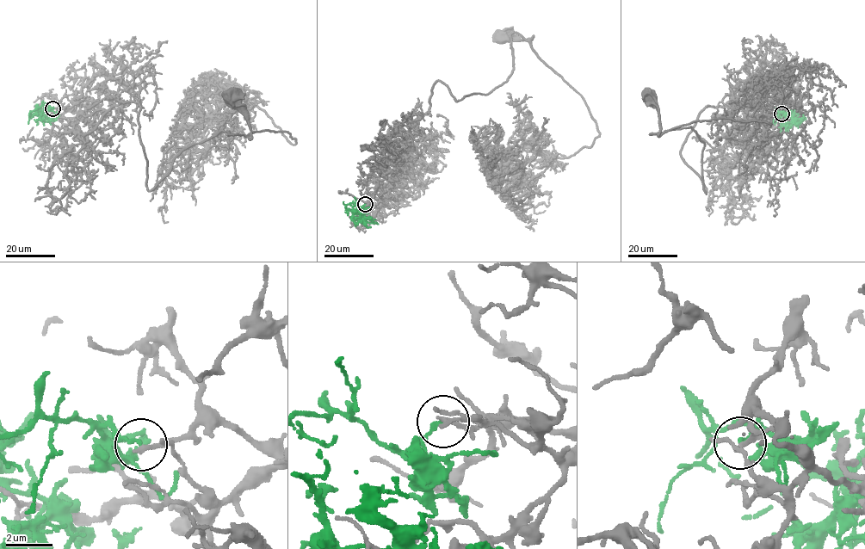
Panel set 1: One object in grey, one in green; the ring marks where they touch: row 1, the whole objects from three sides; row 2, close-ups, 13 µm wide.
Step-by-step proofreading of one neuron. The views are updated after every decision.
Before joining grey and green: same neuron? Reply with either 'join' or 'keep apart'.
keep apart

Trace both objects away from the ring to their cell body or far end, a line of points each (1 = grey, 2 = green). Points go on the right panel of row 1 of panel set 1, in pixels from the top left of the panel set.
1: (781, 114), (701, 112), (680, 157), (706, 193), (704, 143), (691, 127), (650, 134), (661, 133), (648, 97)
2: (781, 114), (783, 112), (777, 112), (777, 117), (783, 122), (791, 117), (802, 120), (803, 114)

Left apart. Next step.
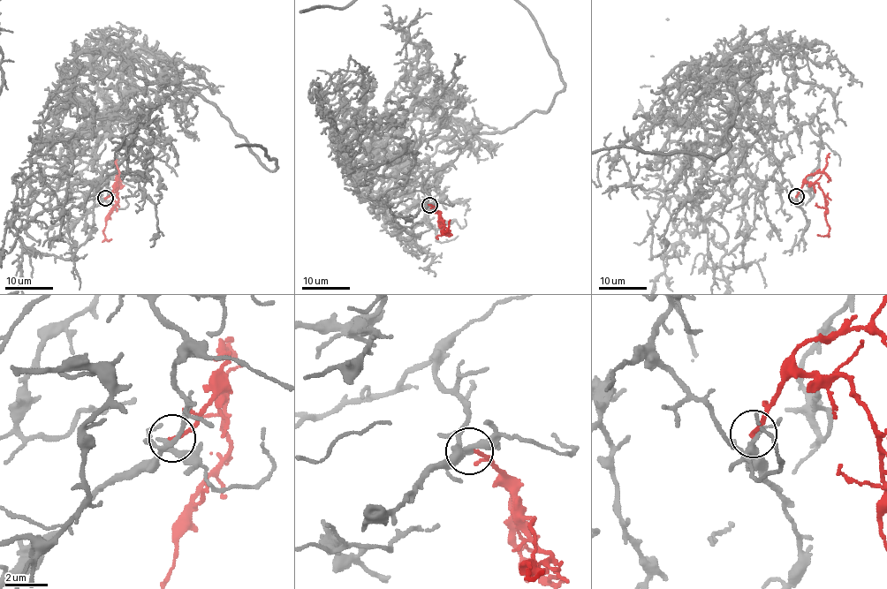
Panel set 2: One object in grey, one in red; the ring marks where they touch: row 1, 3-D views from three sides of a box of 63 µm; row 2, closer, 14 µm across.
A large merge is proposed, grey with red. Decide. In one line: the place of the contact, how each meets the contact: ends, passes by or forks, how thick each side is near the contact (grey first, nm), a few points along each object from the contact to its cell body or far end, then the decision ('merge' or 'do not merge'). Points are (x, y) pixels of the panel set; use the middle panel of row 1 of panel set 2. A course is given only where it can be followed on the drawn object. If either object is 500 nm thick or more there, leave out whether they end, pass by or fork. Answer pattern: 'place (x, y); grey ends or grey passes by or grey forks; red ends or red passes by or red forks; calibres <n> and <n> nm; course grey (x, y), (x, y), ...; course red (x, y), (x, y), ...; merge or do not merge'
place (429, 205); grey forks; red ends; calibres 190 and 190 nm; course grey (429, 205), (420, 185), (391, 194), (424, 140), (506, 132), (564, 81); course red (429, 205), (433, 206), (440, 222), (448, 229), (443, 230), (443, 234), (450, 219); do not merge

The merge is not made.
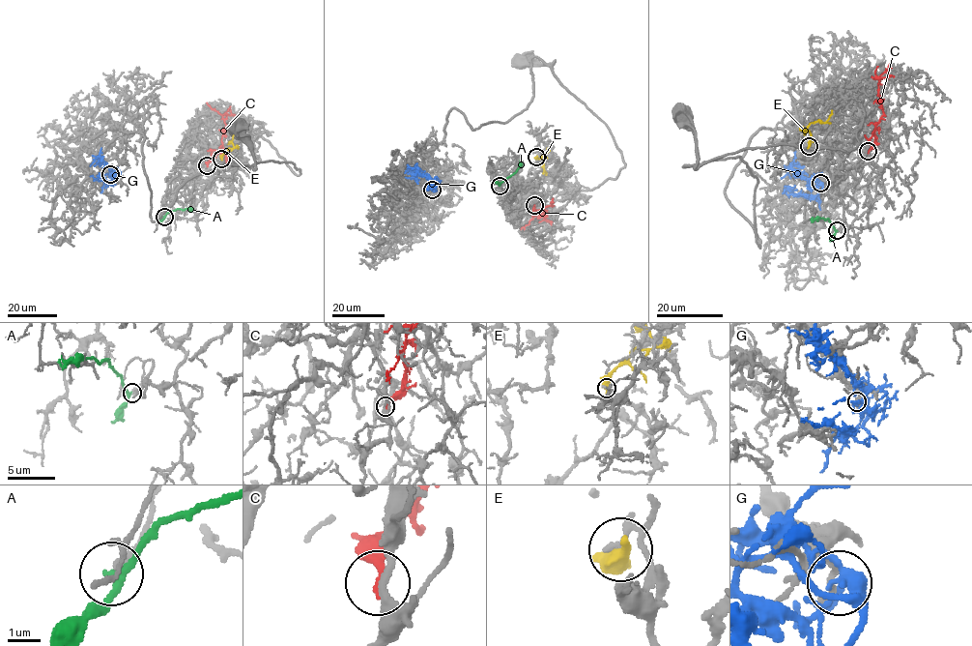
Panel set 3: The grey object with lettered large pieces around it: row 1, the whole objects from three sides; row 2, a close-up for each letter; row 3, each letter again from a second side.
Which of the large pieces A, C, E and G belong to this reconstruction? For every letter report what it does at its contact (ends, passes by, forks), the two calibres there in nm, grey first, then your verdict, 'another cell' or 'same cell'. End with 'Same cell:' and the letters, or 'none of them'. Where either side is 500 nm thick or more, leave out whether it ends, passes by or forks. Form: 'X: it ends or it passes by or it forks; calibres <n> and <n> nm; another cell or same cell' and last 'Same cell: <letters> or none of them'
A: it passes by; calibres 140 and 200 nm; another cell
C: it ends; calibres 240 and 240 nm; another cell
E: it ends; calibres 140 and 480 nm; another cell
G: it passes by; calibres 280 and 380 nm; another cell
Same cell: none of them

